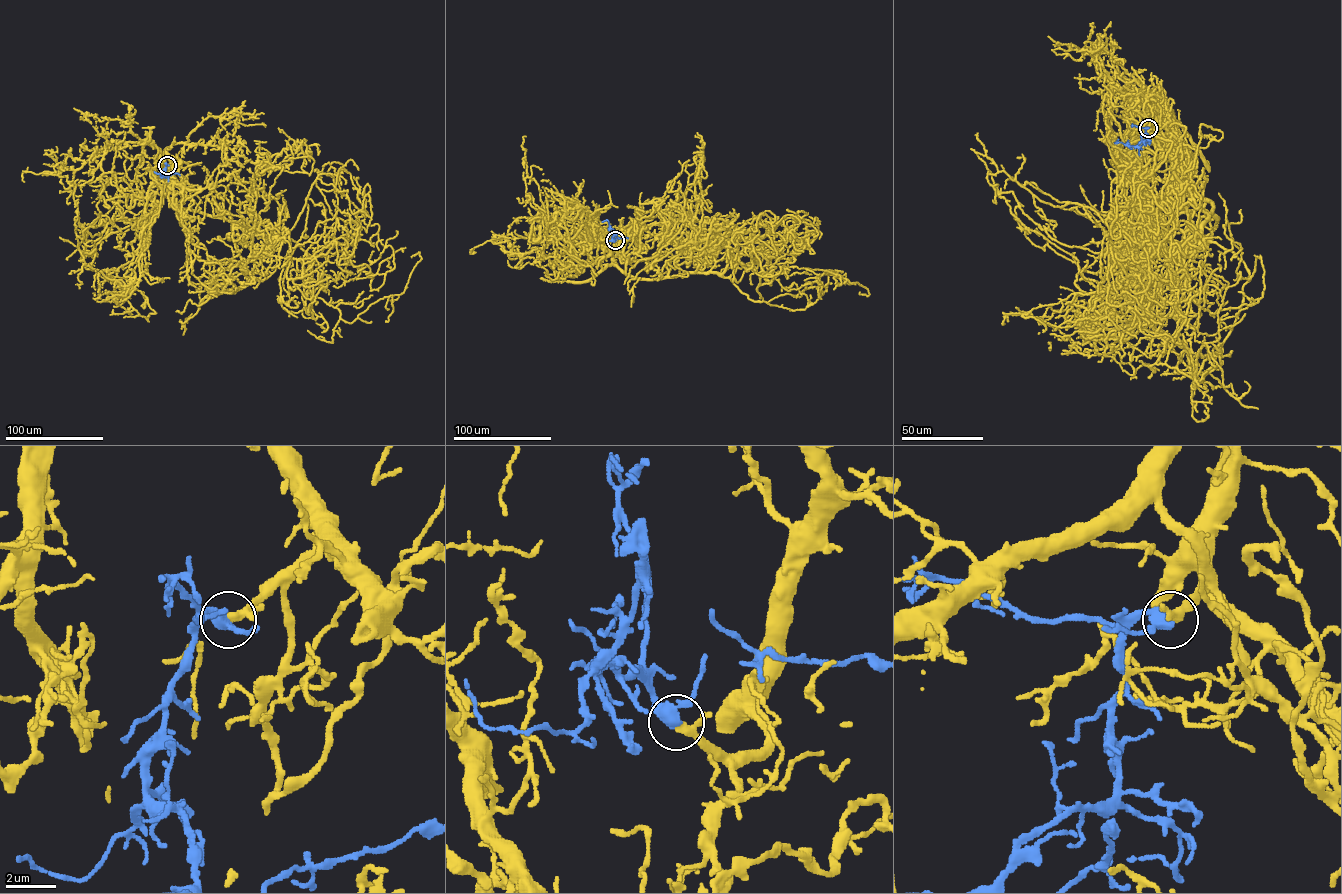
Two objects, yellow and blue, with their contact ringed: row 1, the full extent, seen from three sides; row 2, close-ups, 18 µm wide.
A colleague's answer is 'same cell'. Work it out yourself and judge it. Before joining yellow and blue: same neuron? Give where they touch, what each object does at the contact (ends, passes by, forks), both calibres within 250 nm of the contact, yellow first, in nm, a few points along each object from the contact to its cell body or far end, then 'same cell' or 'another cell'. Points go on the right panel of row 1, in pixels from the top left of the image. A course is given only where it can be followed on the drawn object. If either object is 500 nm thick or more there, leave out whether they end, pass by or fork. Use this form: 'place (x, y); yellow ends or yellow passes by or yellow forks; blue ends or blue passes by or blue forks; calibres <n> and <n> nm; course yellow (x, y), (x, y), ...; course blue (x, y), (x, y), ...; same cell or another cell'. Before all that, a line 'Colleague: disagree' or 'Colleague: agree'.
Colleague: agree
place (1148, 128); yellow passes by; blue passes by; calibres 240 and 400 nm; course yellow (1148, 128), (1172, 152), (1181, 208), (1212, 204), (1201, 245), (1249, 271), (1192, 388), (1233, 279); course blue (1149, 128), (1145, 129), (1145, 139), (1137, 145), (1115, 143), (1118, 139); same cell

